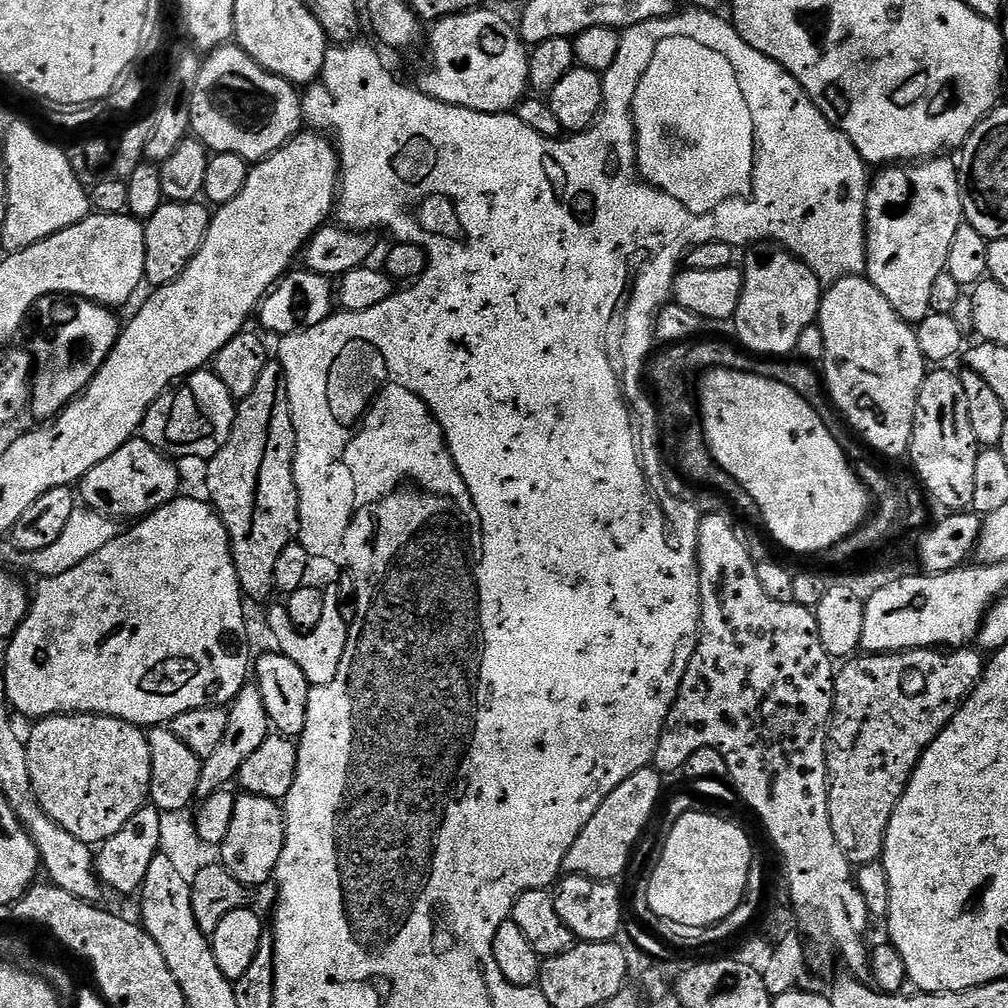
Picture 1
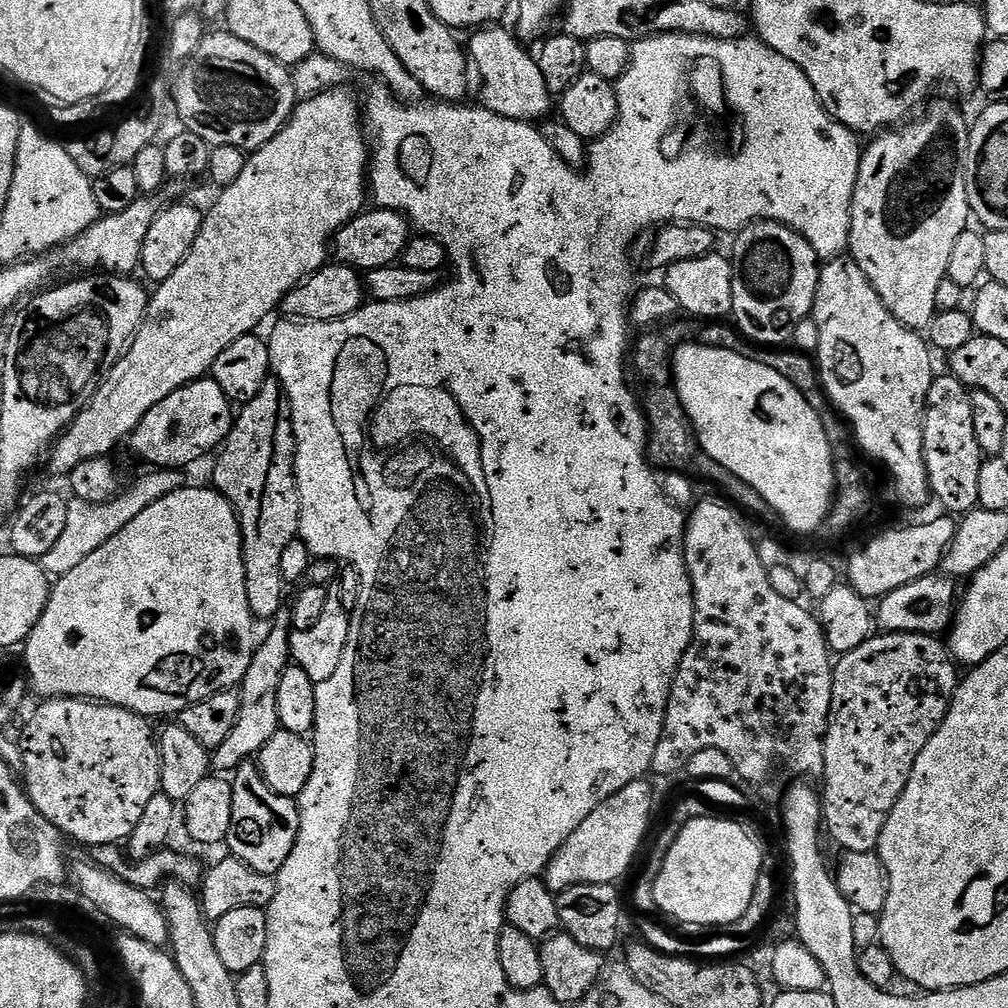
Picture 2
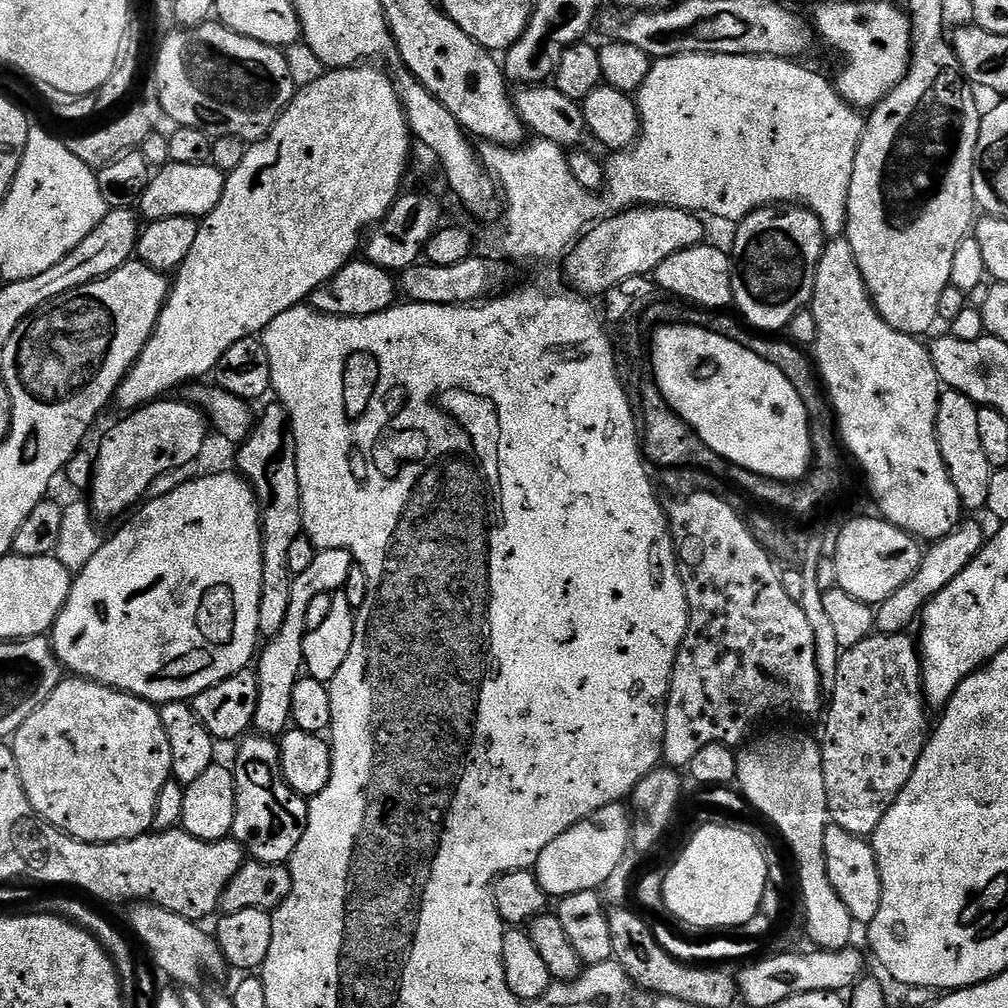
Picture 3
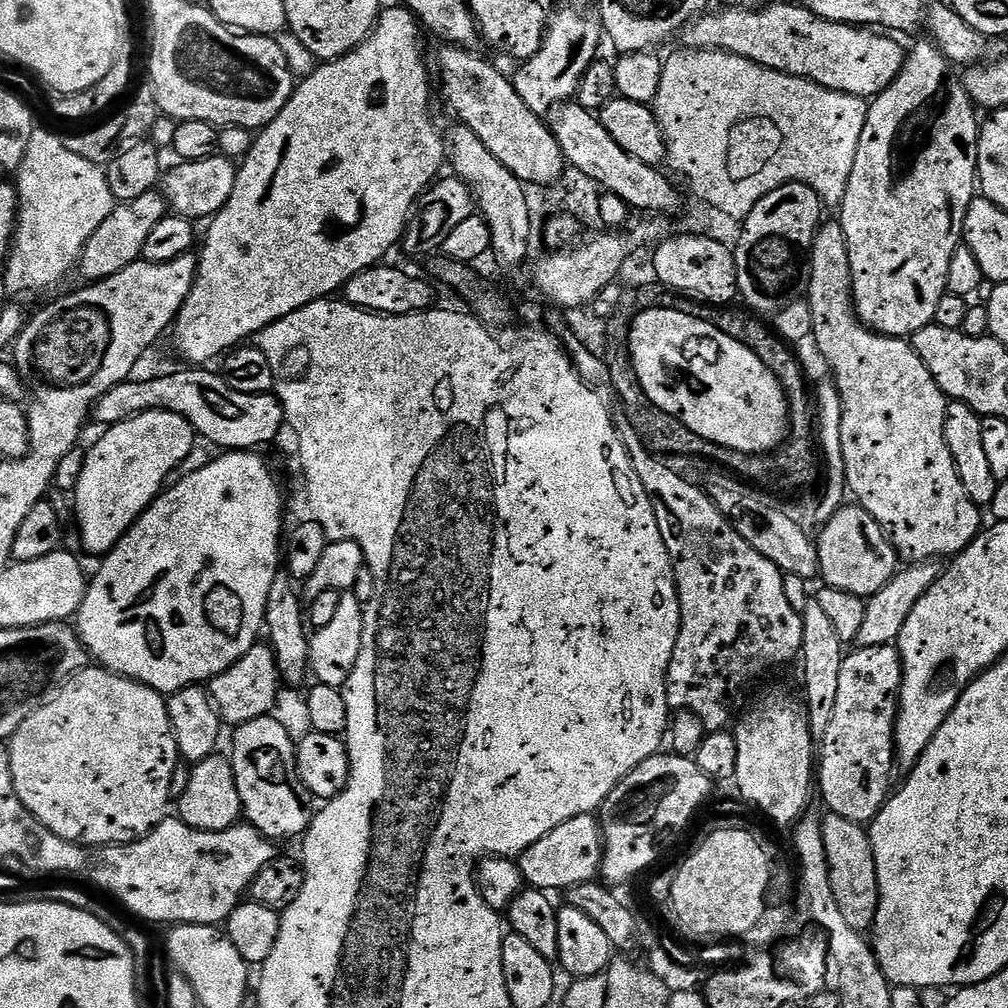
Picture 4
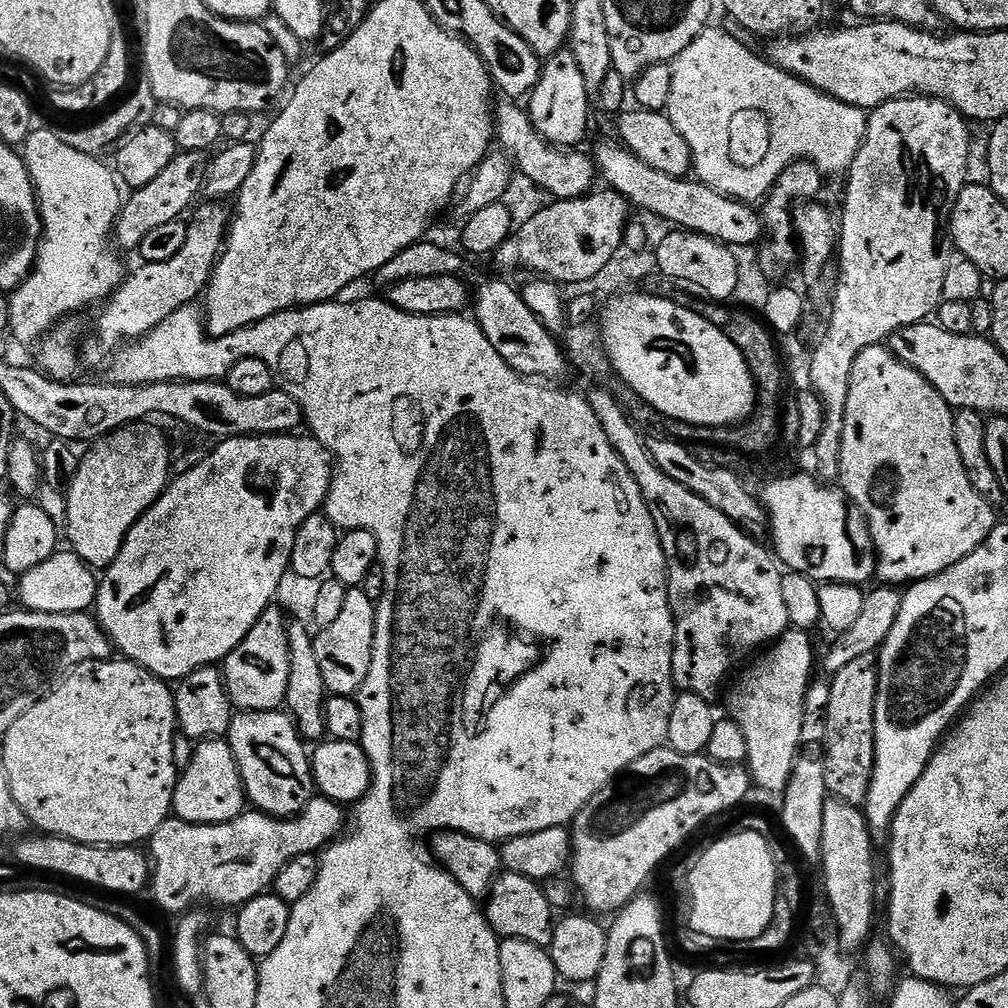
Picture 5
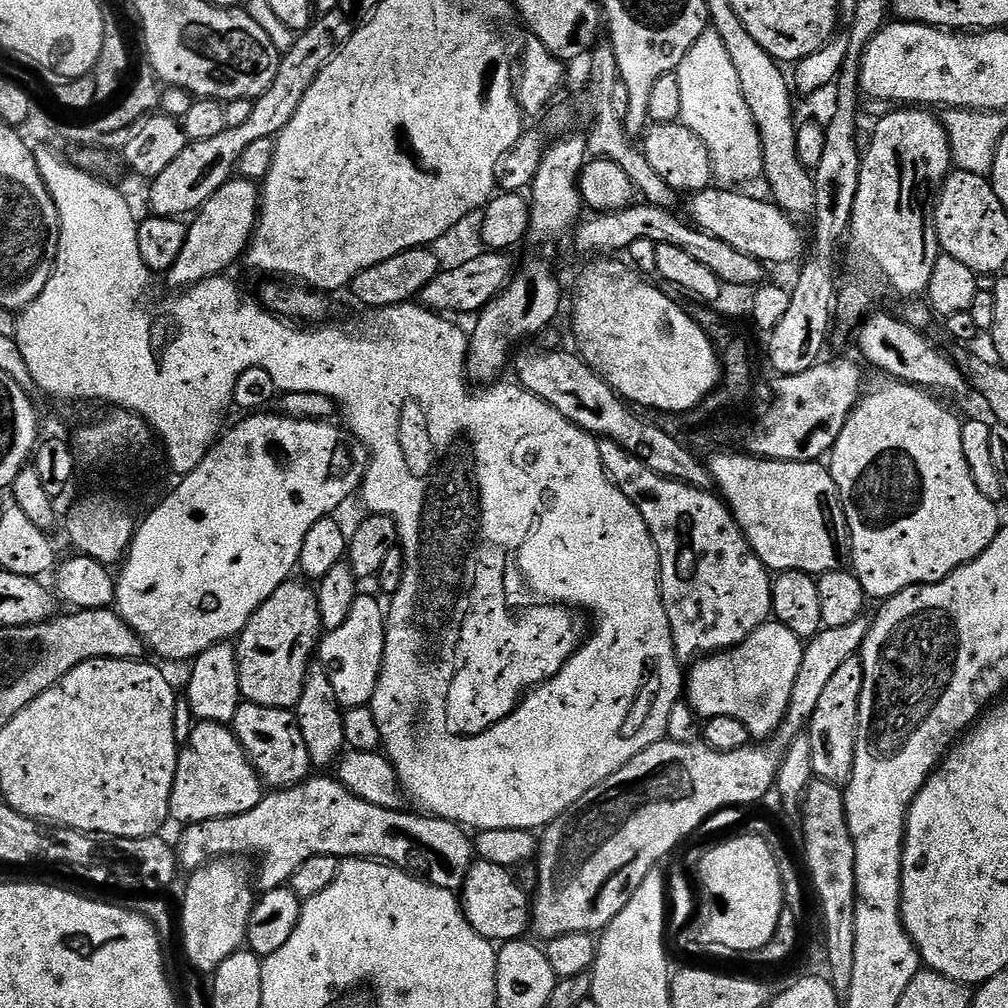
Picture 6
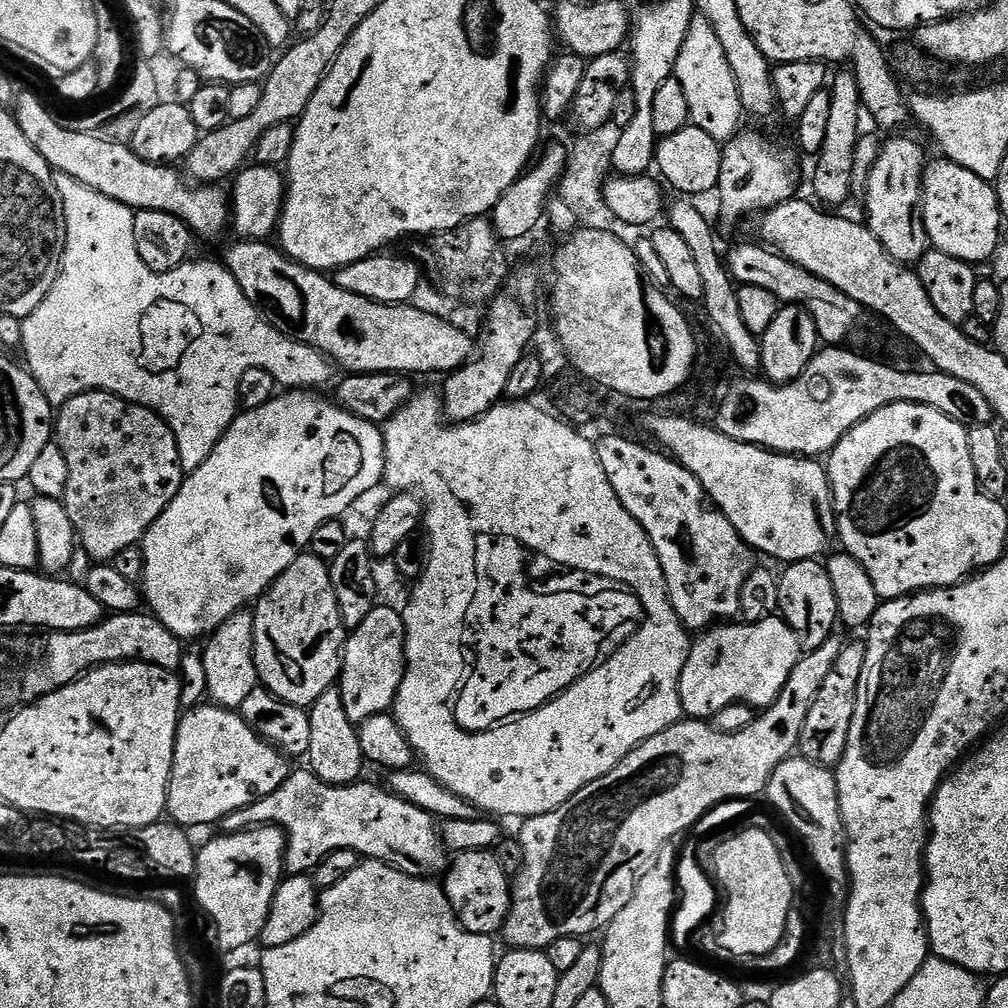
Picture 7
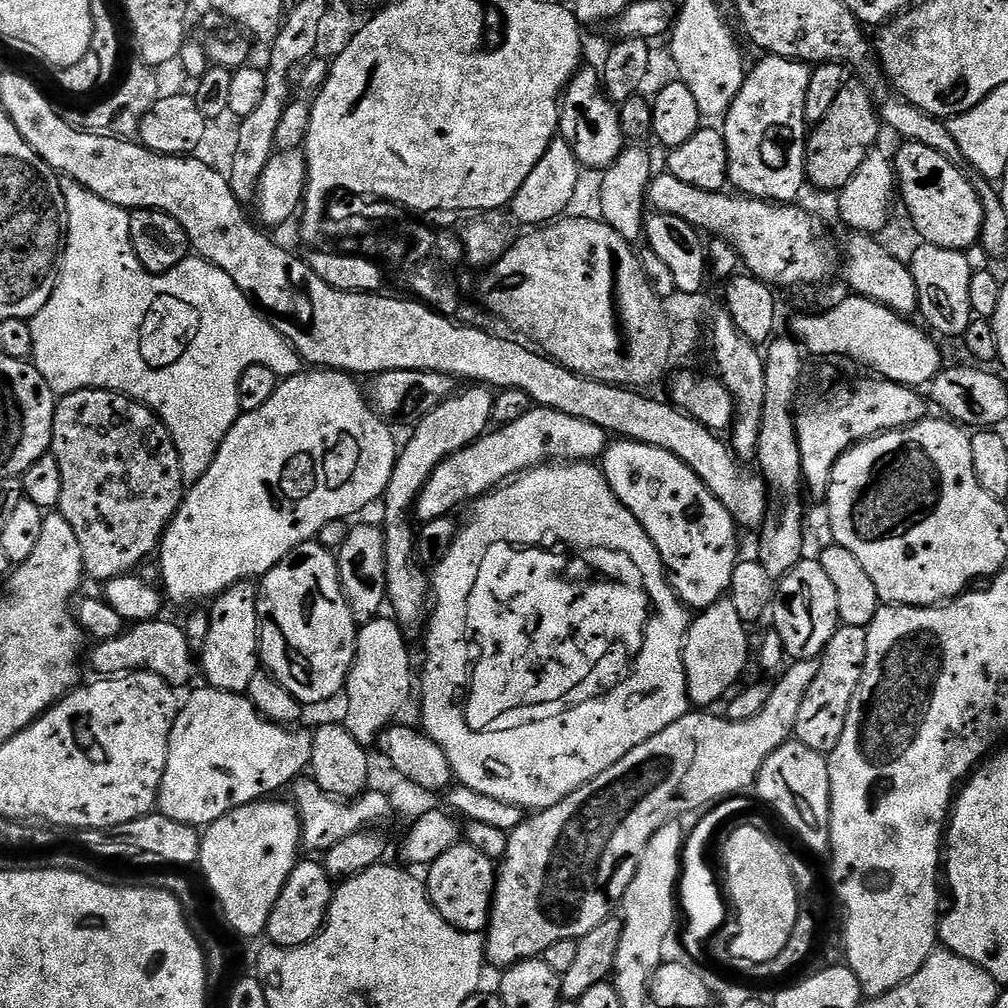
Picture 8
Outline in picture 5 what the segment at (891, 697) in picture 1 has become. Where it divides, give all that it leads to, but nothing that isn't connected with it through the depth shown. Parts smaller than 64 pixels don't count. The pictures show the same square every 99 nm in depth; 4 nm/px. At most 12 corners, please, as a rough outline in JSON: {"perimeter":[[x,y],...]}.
{"perimeter":[[875,655],[830,680],[829,797],[863,805],[874,770]]}

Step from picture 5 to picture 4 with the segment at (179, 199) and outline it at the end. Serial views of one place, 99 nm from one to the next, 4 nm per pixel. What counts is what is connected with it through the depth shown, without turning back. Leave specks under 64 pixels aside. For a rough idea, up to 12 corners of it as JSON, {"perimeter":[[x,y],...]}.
{"perimeter":[[156,190],[117,203],[90,234],[78,272],[95,282],[143,257],[162,222]]}

